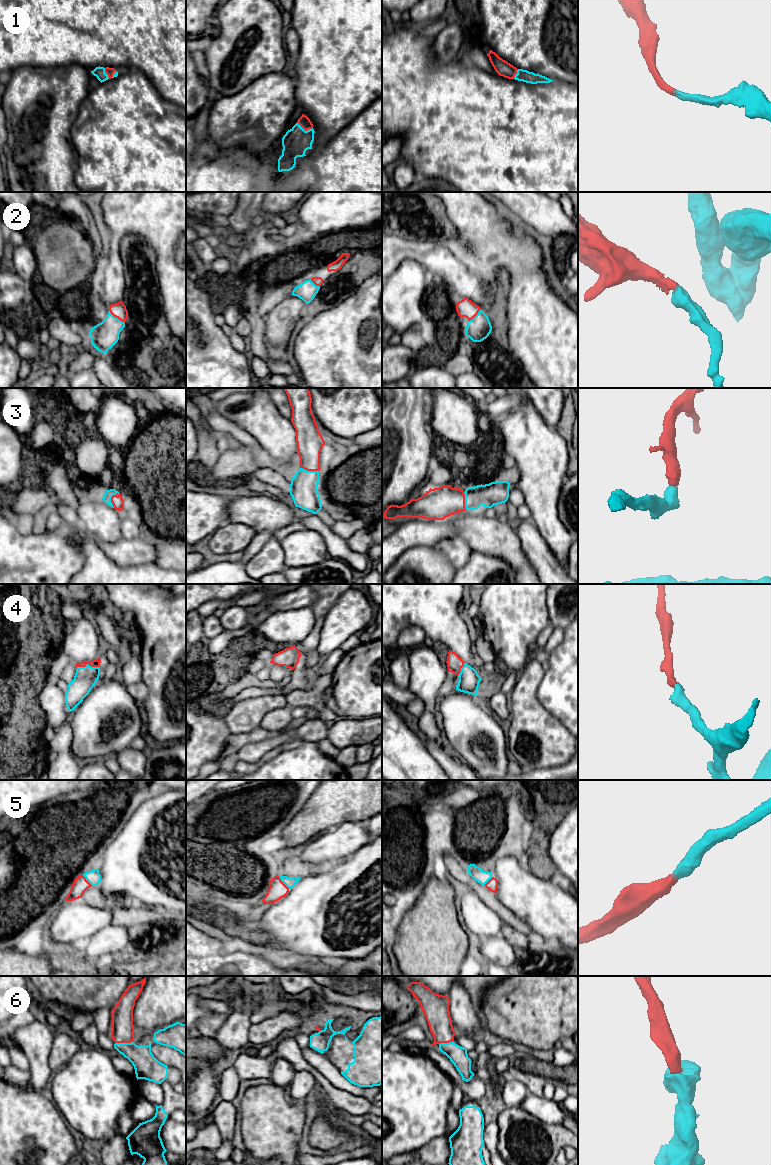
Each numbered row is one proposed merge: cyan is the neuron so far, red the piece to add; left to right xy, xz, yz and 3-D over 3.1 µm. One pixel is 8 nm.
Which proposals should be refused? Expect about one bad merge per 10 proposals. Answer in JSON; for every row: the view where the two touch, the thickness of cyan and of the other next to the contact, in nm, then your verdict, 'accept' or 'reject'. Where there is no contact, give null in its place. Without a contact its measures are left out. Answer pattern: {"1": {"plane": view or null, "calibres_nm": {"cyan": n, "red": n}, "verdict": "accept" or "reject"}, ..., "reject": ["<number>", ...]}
{"1": {"plane": "xz", "calibres_nm": {"cyan": 220, "red": 90}, "verdict": "accept"}, "2": {"plane": "xy", "calibres_nm": {"cyan": 220, "red": 120}, "verdict": "accept"}, "3": {"plane": "xy", "calibres_nm": {"cyan": 60, "red": 90}, "verdict": "accept"}, "4": {"plane": "xy", "calibres_nm": {"cyan": 180, "red": 60}, "verdict": "accept"}, "5": {"plane": "xz", "calibres_nm": {"cyan": 90, "red": 140}, "verdict": "accept"}, "6": {"plane": "xy", "calibres_nm": {"cyan": 190, "red": 180}, "verdict": "accept"}, "reject": []}

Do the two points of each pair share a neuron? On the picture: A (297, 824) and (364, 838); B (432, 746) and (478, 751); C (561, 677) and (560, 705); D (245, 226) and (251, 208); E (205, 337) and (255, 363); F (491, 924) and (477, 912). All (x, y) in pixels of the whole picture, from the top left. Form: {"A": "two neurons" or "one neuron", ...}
{"A": "two neurons", "B": "two neurons", "C": "one neuron", "D": "one neuron", "E": "two neurons", "F": "one neuron"}

